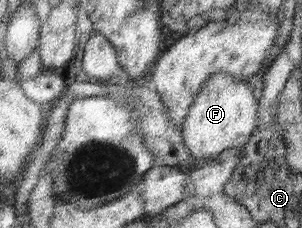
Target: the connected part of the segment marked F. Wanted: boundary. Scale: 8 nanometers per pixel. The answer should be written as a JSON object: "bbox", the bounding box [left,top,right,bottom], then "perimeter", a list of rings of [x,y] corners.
{"bbox":[182,71,261,161],"perimeter":[[[222,71],[212,75],[194,101],[182,129],[182,136],[192,157],[210,161],[236,149],[240,158],[255,131],[260,109],[261,104],[255,99],[249,81],[238,81],[233,75]]]}

